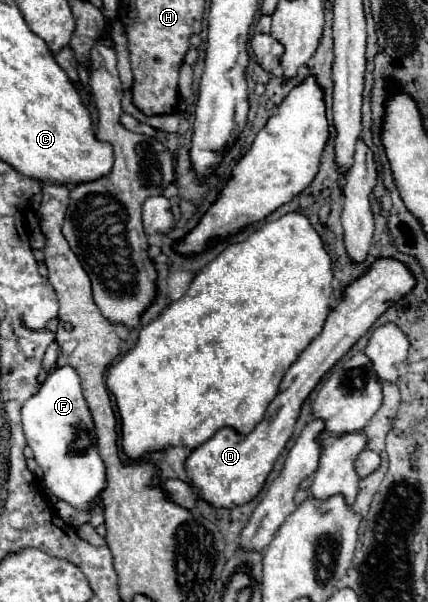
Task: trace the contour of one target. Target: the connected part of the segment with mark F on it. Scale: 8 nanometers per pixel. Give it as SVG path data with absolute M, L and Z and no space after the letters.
M60 367L48 375L48 379L40 385L38 393L32 395L22 407L22 427L26 435L26 443L34 451L36 463L44 471L44 485L62 501L72 505L78 511L92 511L94 505L102 505L102 491L106 489L106 467L96 447L96 433L92 415L84 401L78 373L72 367Z

